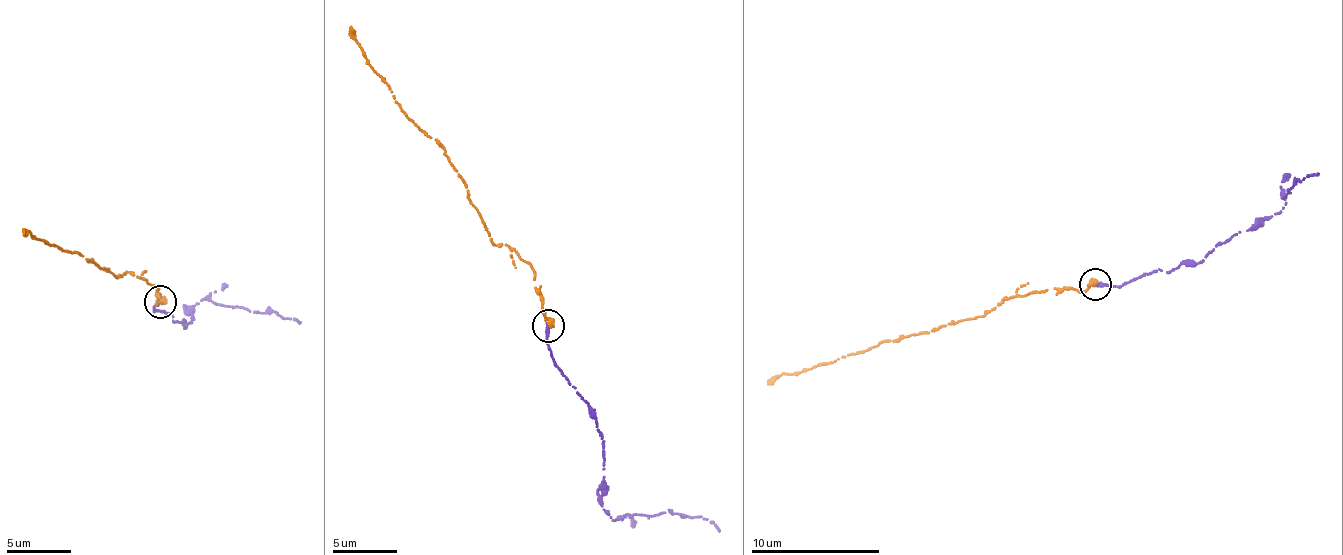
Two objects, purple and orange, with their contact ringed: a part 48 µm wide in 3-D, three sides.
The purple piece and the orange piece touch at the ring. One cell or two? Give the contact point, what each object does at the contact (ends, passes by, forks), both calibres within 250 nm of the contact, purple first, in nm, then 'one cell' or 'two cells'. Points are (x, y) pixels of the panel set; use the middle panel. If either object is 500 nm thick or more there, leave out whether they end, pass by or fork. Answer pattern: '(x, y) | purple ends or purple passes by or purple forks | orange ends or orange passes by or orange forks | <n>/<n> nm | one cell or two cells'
(548, 325) | purple ends | orange ends | 320/440 nm | one cell

